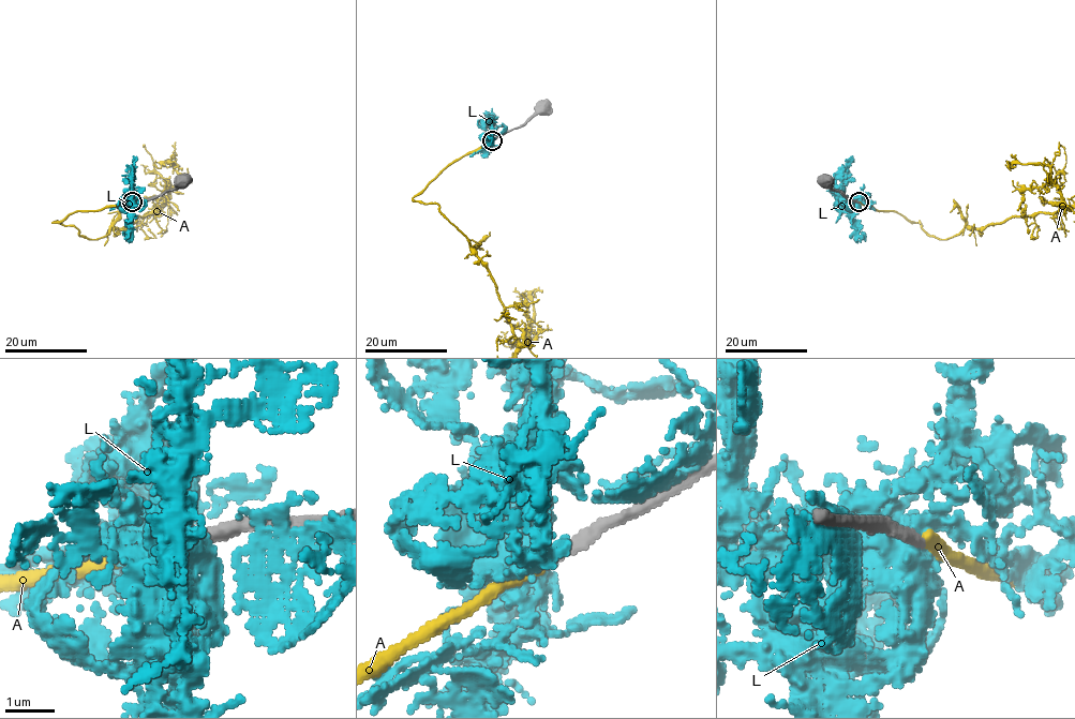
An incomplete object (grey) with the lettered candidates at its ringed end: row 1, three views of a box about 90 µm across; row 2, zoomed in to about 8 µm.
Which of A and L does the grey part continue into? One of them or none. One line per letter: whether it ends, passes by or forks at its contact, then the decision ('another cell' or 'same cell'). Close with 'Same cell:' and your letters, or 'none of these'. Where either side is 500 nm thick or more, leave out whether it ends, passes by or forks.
A: it ends | another cell
L: another cell
Same cell: none of these

